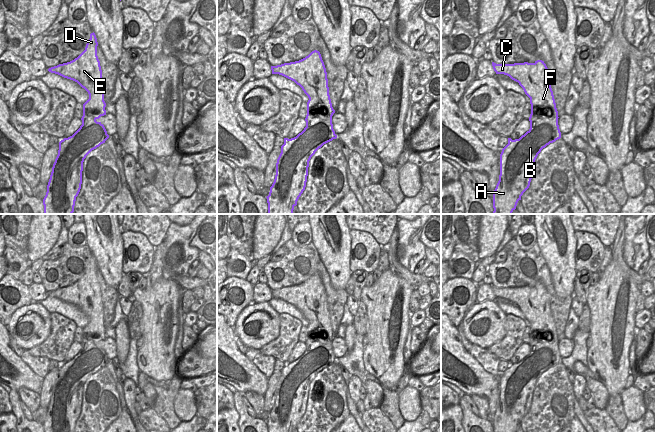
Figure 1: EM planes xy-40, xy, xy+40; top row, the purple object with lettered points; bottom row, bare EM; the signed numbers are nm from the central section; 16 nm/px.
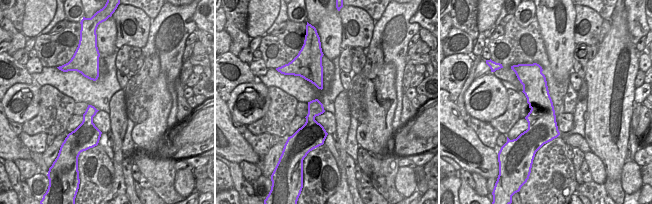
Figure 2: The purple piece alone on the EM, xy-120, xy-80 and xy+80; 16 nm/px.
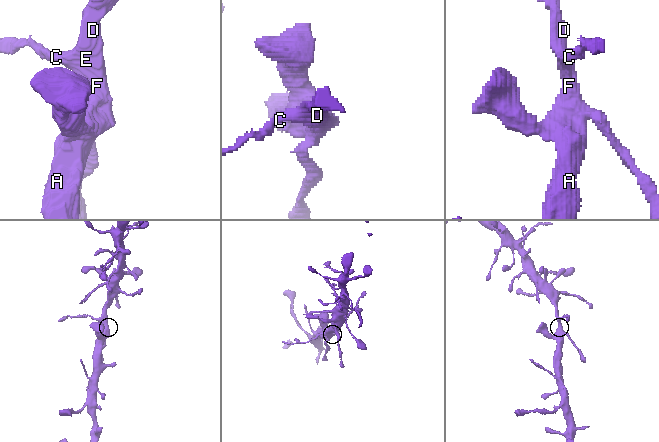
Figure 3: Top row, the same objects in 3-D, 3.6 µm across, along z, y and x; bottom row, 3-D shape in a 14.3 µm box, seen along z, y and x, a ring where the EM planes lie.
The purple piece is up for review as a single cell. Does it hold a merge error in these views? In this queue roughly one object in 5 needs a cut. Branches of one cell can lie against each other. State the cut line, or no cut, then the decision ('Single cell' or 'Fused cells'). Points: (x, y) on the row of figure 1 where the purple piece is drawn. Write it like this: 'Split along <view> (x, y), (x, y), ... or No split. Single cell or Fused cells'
No split. Single cell

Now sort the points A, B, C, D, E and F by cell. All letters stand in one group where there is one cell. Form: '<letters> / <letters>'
A B C D E F

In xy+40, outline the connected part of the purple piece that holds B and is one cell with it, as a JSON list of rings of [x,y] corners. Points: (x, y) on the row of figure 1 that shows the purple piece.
[[[542,60],[534,63],[496,64],[492,62],[496,74],[504,74],[519,83],[530,98],[530,129],[519,139],[508,138],[508,144],[500,154],[499,181],[493,192],[493,214],[512,214],[523,193],[529,188],[533,167],[538,154],[550,143],[561,138],[558,125],[558,111],[550,85],[550,70]]]

